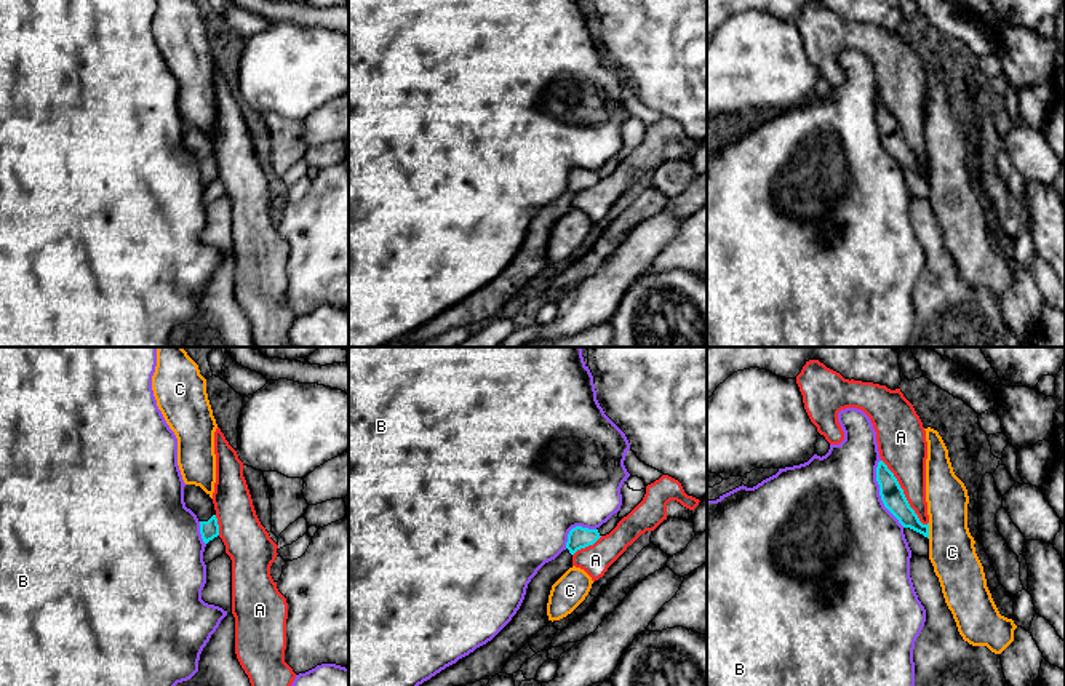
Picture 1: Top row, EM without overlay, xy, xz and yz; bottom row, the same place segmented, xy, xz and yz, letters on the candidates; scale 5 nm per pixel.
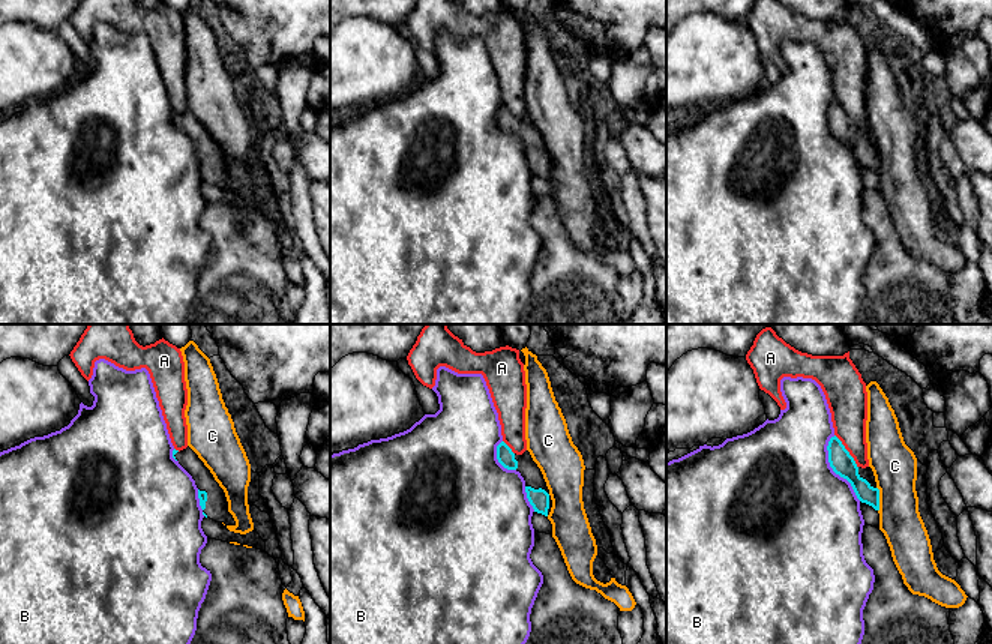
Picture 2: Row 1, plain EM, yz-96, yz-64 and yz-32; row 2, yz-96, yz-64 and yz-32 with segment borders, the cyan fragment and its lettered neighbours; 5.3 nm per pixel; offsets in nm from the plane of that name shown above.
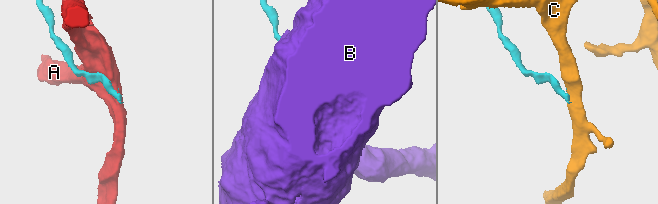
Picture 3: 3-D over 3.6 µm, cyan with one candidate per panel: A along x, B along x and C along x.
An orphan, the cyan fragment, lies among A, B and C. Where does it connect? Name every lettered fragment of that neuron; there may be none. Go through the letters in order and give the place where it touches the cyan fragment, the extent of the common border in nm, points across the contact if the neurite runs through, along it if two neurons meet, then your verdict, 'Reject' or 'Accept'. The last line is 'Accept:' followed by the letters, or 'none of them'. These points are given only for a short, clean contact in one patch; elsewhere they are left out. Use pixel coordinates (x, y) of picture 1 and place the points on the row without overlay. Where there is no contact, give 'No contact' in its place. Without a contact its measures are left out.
A: Touches cyan at yz (902, 135). Shared border 400 nm. Reject
B: Touches cyan at yz (880, 135). Shared border 360 nm. Reject
C: Touches cyan at yz (928, 173). Shared border 80 nm. Boundary: yz (928, 165), (929, 179). Reject
Accept: none of them

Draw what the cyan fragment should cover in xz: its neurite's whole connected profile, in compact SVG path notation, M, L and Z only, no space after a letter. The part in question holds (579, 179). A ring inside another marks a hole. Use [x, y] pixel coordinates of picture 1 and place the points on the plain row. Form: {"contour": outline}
{"contour": "M572 170L566 190L545 205L528 225L525 241L512 262L491 283L424 323L403 341L422 342L448 329L467 328L499 317L510 299L548 265L547 245L552 227L572 209L572 197L593 187L600 179L598 171Z"}

